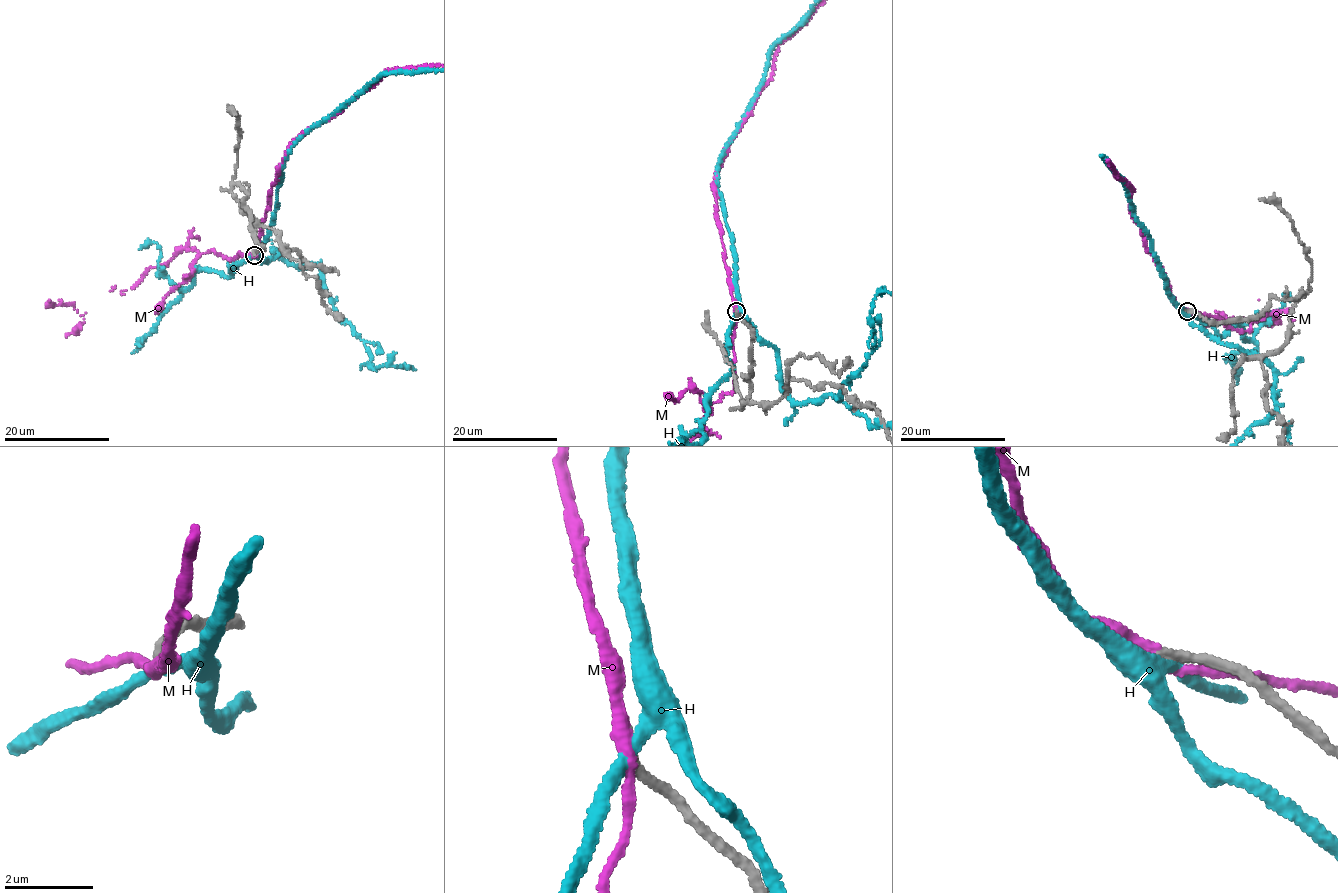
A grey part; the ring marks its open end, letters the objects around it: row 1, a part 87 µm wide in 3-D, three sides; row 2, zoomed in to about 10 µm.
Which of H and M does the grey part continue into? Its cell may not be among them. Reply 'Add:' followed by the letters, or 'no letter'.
Add: M

